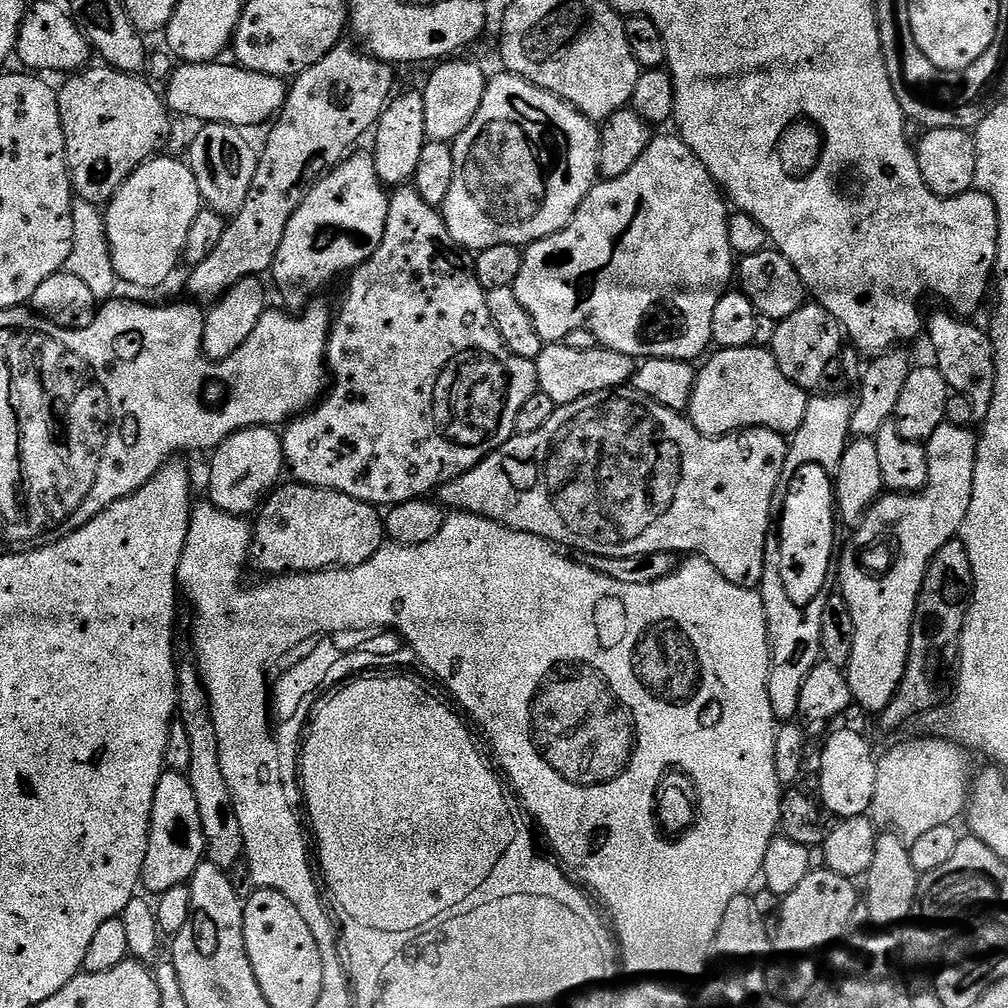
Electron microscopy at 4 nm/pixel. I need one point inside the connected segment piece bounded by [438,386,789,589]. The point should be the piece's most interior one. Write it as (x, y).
(614, 474)

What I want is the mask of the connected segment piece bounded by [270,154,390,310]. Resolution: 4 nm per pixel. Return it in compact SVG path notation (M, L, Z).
M352 154L341 160L308 189L304 201L300 203L298 210L294 210L294 218L290 218L290 226L286 226L286 234L282 234L282 246L278 246L270 277L276 283L277 290L284 295L289 309L303 309L335 276L340 276L343 272L351 273L365 264L374 250L378 250L382 234L386 234L389 193L378 178L375 159L371 155L356 155Z

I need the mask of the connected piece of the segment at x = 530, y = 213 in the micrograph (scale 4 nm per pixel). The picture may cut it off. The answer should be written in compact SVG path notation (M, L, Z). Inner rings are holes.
M503 74L487 81L484 86L484 97L478 114L474 114L474 122L466 126L466 130L452 144L454 154L454 182L450 182L450 194L446 194L446 202L442 205L442 215L446 226L450 230L450 238L458 242L465 250L475 254L486 250L490 246L514 244L527 246L536 240L546 238L550 234L558 234L574 218L578 206L586 198L586 194L597 183L600 170L600 130L593 121L587 120L577 108L568 104L562 98L534 86L521 76Z

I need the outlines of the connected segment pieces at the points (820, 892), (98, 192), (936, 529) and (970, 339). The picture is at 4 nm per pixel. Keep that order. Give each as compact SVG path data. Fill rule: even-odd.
M820 866L808 872L806 878L802 878L802 883L779 901L780 909L777 910L776 917L771 917L768 937L772 939L773 949L777 953L788 952L784 954L816 954L812 952L818 951L819 948L831 949L837 942L843 941L858 903L856 888L852 884L855 883L849 877L832 872L827 866Z
M89 67L69 75L65 79L68 81L58 88L64 151L68 158L72 187L79 199L89 200L97 206L111 200L135 168L153 159L167 145L168 132L171 129L170 109L162 99L161 93L159 96L147 79L130 72L120 72L117 68L99 67Z
M946 422L938 430L934 430L932 437L926 441L928 449L928 485L921 492L915 494L884 494L880 499L869 508L868 513L864 516L864 521L855 529L856 532L852 536L852 541L843 548L838 556L838 572L840 568L840 588L838 584L839 595L846 598L846 606L850 606L850 618L854 618L854 654L850 658L846 675L850 682L850 690L852 691L852 699L857 705L861 704L868 712L879 714L884 711L886 706L890 706L890 702L895 698L898 686L902 682L902 674L906 670L906 662L908 661L908 647L910 646L910 638L912 637L912 619L914 618L914 610L916 603L920 597L922 590L922 582L926 578L926 570L930 566L930 562L934 558L934 554L938 554L938 550L942 550L942 546L946 546L946 542L957 539L960 535L960 528L964 524L966 518L966 510L970 510L970 498L974 490L974 470L976 469L976 446L978 443L977 433L971 432L968 428L959 428L952 422Z
M951 311L936 312L926 320L926 337L932 343L932 352L936 355L934 367L946 378L949 389L964 396L966 403L972 407L977 418L988 415L988 407L994 398L994 382L996 381L996 355L992 345L992 337L971 319L961 318Z

